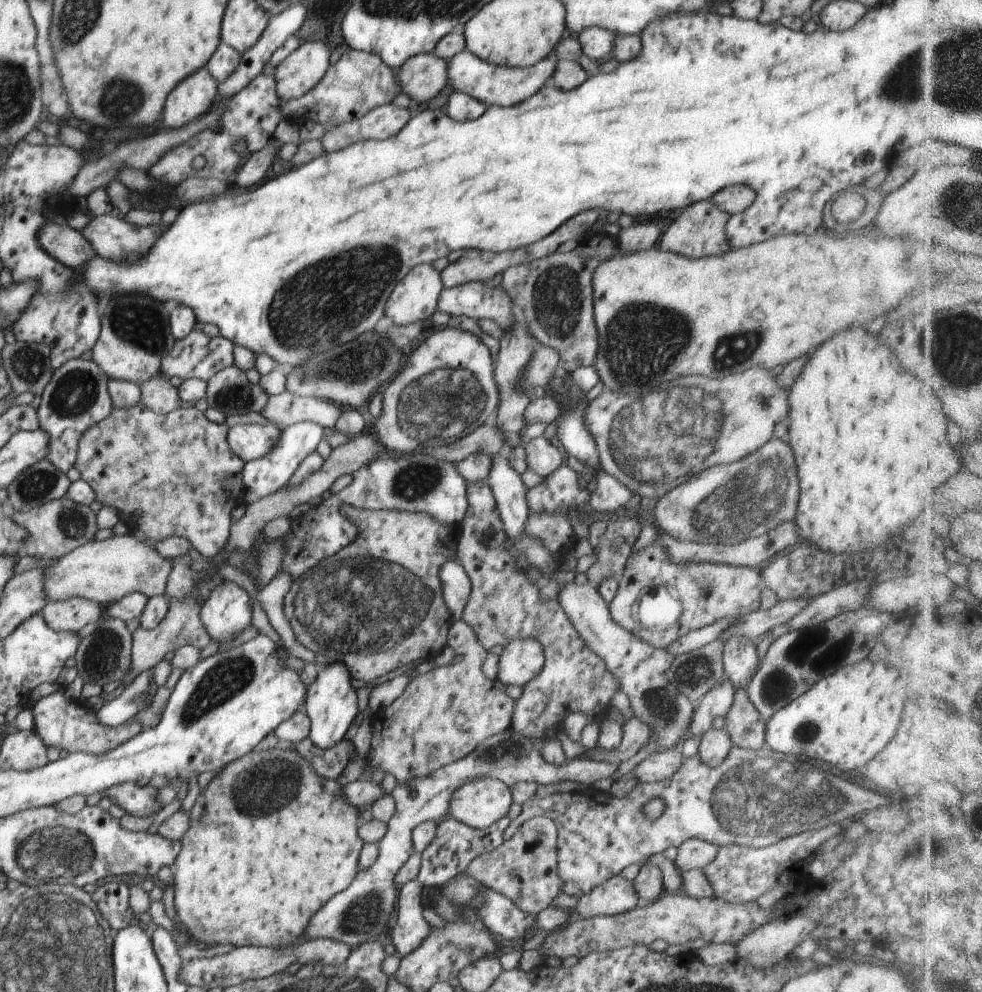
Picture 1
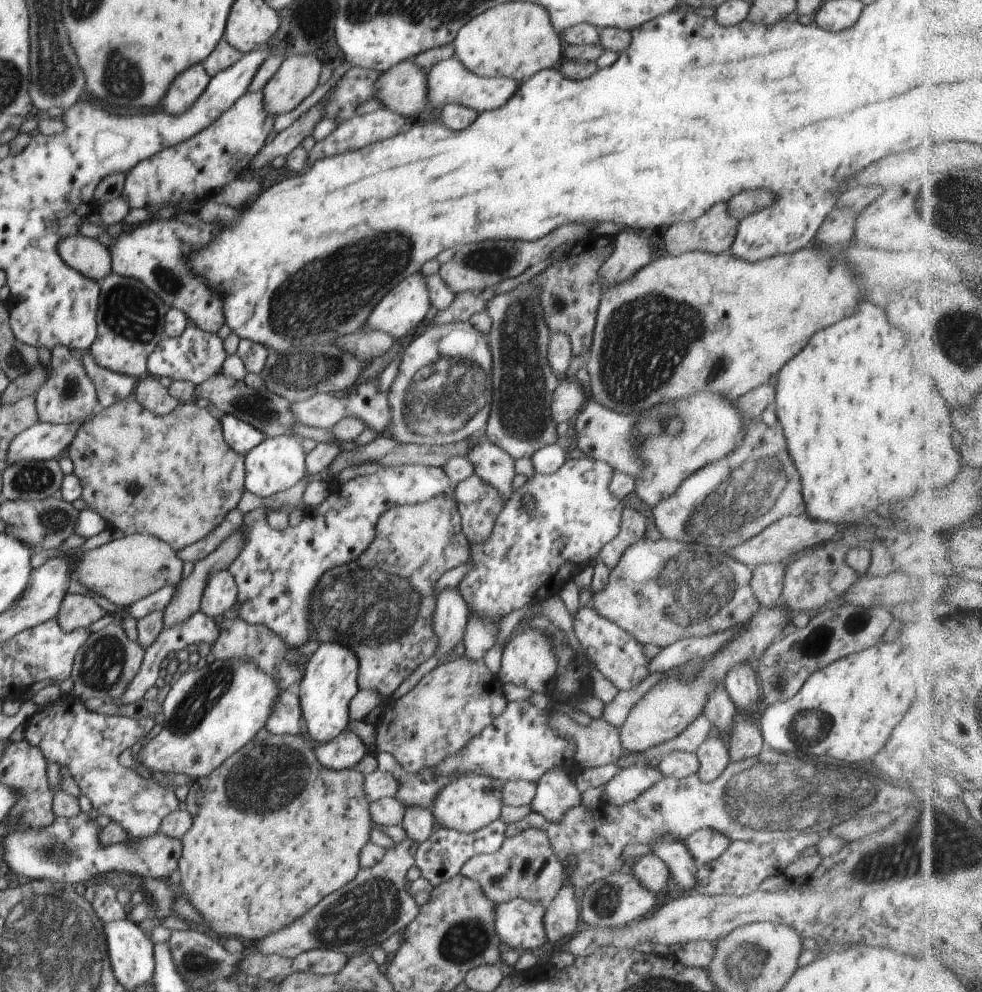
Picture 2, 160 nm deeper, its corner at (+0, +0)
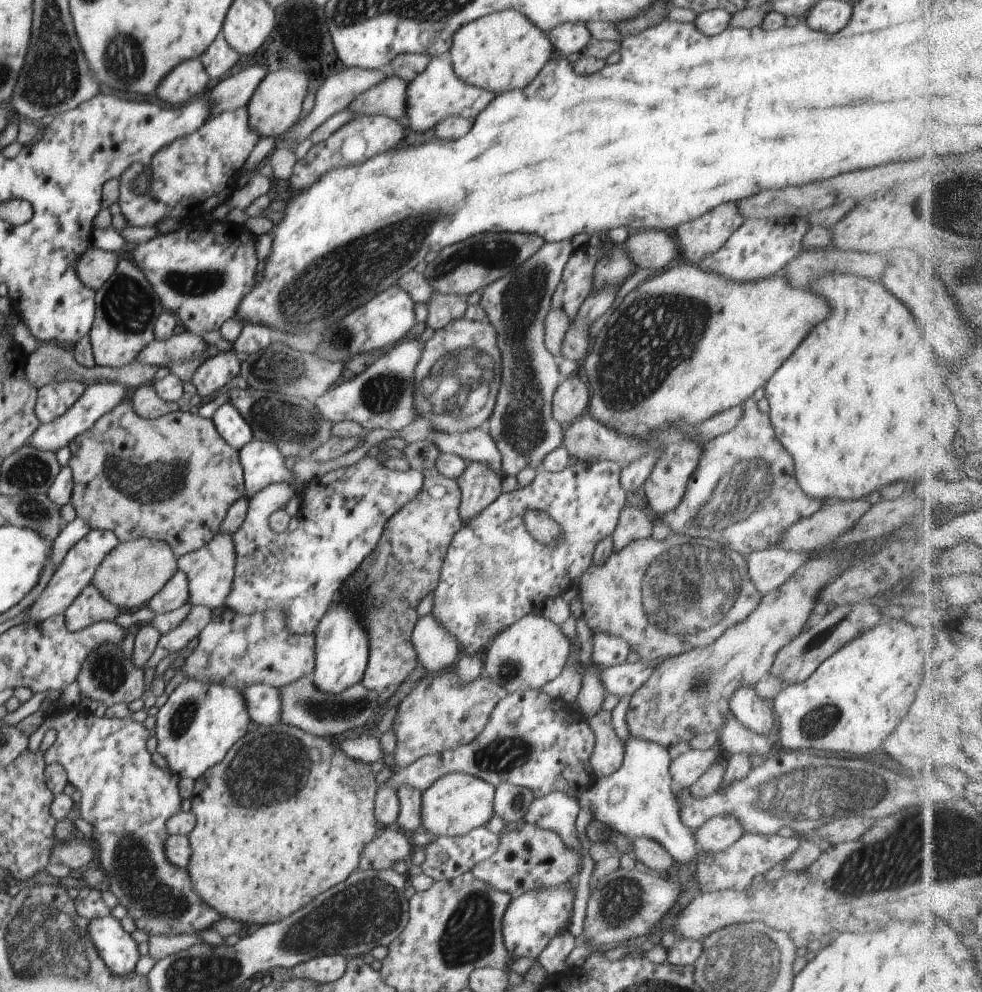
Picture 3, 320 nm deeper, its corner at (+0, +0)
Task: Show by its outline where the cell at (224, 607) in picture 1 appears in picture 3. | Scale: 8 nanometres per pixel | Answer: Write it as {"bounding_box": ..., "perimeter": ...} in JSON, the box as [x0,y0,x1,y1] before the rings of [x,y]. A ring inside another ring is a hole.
{"bounding_box":[177,534,235,612],"perimeter":[[[218,534],[209,544],[190,552],[177,560],[179,571],[187,575],[189,581],[189,603],[193,606],[208,606],[213,612],[224,608],[224,602],[231,592],[235,579],[234,542],[231,534]]]}

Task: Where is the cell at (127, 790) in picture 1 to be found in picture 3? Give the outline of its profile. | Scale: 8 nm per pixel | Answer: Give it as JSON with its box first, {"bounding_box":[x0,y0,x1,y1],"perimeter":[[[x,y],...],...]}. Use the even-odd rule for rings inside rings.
{"bounding_box":[27,706,222,937],"perimeter":[[[62,706],[45,719],[40,728],[29,736],[27,750],[38,752],[46,732],[54,732],[54,744],[46,750],[45,762],[48,765],[60,764],[66,770],[68,783],[80,792],[80,817],[94,828],[92,839],[98,844],[98,861],[110,880],[109,891],[128,910],[136,927],[144,930],[149,937],[198,935],[202,930],[210,929],[222,916],[194,892],[186,869],[172,866],[164,854],[164,844],[169,836],[166,822],[181,812],[183,799],[178,790],[180,778],[151,762],[146,747],[150,738],[149,730],[142,722],[136,722],[130,717],[104,716],[103,713],[93,713],[75,706]]]}

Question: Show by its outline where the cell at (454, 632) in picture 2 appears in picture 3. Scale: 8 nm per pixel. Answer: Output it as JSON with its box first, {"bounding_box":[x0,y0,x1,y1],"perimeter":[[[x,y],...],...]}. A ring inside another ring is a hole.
{"bounding_box":[412,614,460,675],"perimeter":[[[431,614],[417,620],[412,641],[417,654],[417,662],[424,666],[426,674],[432,675],[450,670],[460,657],[460,650],[455,639],[437,623]]]}

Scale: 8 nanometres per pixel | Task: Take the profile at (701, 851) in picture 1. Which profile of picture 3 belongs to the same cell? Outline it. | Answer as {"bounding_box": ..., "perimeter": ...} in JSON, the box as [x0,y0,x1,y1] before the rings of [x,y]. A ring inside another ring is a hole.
{"bounding_box":[694,815,746,853],"perimeter":[[[734,815],[713,816],[694,833],[699,850],[706,853],[726,850],[746,834],[742,824]]]}

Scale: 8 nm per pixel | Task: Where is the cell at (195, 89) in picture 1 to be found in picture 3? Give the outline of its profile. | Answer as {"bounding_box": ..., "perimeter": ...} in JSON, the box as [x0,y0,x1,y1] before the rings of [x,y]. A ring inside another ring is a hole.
{"bounding_box":[155,59,210,106],"perimeter":[[[199,59],[186,60],[158,84],[155,93],[166,104],[178,106],[205,92],[210,80]]]}

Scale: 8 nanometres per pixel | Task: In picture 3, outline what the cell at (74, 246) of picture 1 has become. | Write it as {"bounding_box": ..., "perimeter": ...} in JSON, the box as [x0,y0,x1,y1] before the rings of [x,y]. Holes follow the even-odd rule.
{"bounding_box":[74,245,118,292],"perimeter":[[[91,245],[86,252],[82,252],[82,256],[78,256],[74,266],[79,280],[96,292],[114,275],[118,254]]]}

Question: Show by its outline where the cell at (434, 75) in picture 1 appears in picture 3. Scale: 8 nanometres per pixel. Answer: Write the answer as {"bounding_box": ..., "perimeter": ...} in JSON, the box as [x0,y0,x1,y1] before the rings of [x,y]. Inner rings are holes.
{"bounding_box":[349,73,408,119],"perimeter":[[[389,73],[380,84],[360,94],[349,106],[354,117],[359,115],[385,115],[404,119],[408,108],[408,82],[400,76]]]}

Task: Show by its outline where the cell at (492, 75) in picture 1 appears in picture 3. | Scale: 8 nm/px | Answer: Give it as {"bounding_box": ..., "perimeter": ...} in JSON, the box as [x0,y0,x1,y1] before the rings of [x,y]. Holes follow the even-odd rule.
{"bounding_box":[404,57,495,132],"perimeter":[[[432,57],[430,64],[414,81],[408,83],[408,108],[404,118],[406,126],[414,132],[426,132],[448,116],[464,116],[474,118],[488,108],[488,104],[495,98],[495,93],[484,88],[478,88],[458,78],[452,64],[448,60]]]}

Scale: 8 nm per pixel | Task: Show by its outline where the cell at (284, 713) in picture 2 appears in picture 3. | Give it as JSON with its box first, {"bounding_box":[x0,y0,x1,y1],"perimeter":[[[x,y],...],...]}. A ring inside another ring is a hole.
{"bounding_box":[242,684,280,724],"perimeter":[[[254,684],[242,689],[242,696],[246,698],[246,708],[250,712],[250,719],[258,724],[280,723],[280,690],[264,684]]]}

